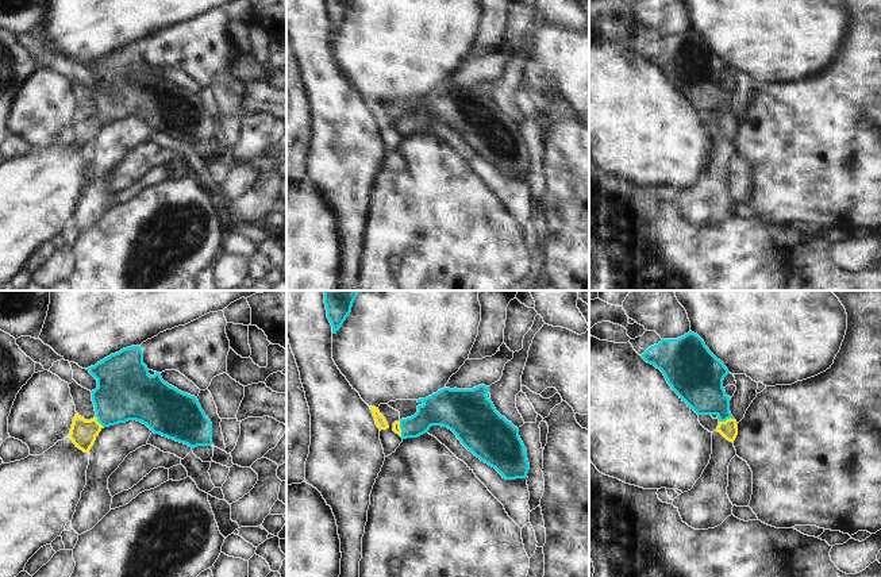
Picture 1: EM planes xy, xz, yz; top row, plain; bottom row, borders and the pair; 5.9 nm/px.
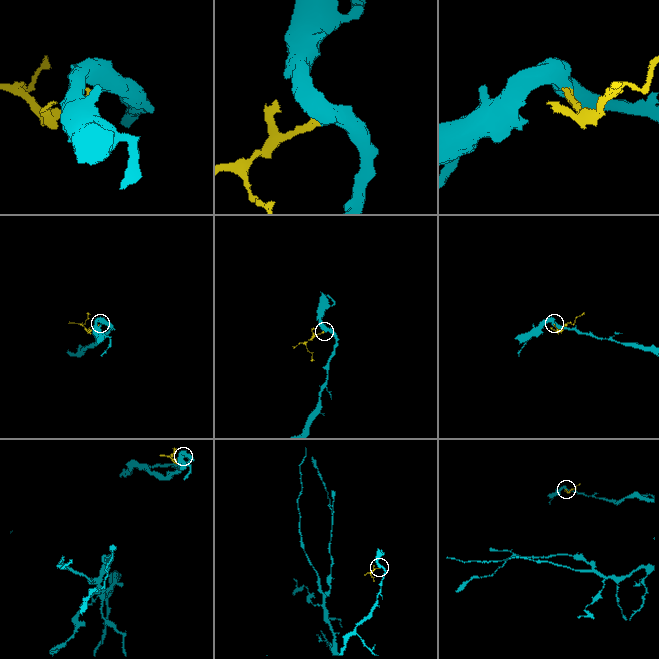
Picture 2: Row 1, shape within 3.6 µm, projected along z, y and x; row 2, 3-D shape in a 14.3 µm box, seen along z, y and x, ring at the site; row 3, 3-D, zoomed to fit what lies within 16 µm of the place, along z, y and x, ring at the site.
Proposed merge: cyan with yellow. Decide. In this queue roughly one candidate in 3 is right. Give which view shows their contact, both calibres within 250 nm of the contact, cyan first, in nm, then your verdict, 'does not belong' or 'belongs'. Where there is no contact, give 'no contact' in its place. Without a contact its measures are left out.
meets cyan in yz; 260 nm thick on the cyan side, 100 nm on the other; belongs

